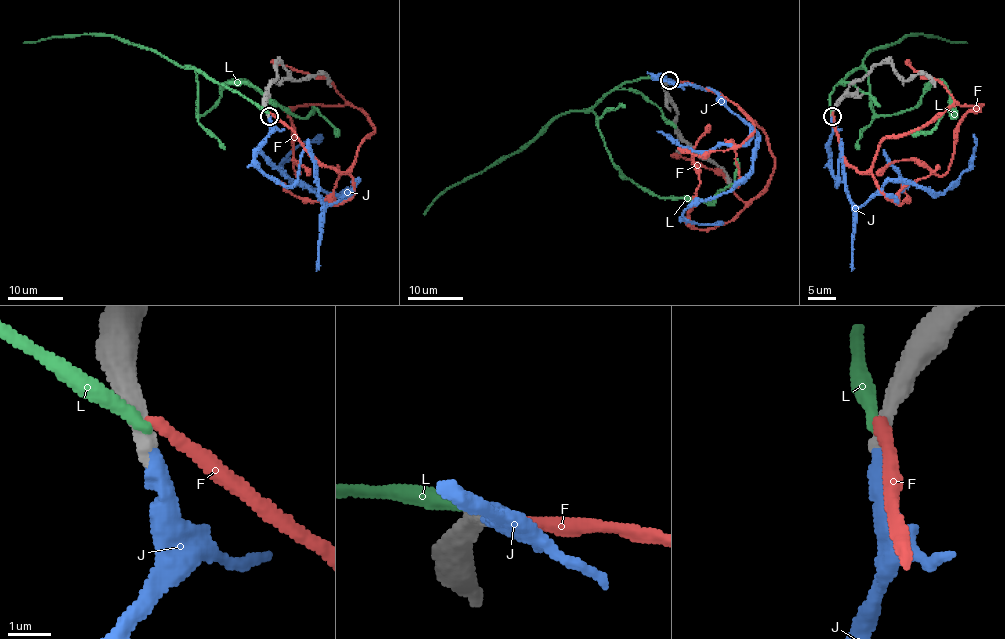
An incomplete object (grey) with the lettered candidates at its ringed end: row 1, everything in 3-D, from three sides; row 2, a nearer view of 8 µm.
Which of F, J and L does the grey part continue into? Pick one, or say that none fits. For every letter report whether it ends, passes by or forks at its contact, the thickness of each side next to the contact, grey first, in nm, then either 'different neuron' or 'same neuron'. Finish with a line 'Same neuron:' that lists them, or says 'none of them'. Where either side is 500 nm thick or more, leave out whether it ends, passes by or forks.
F: calibres 550 and 300 nm; different neuron
J: it ends; calibres 400 and 440 nm; same neuron
L: calibres 500 and 280 nm; different neuron
Same neuron: J

